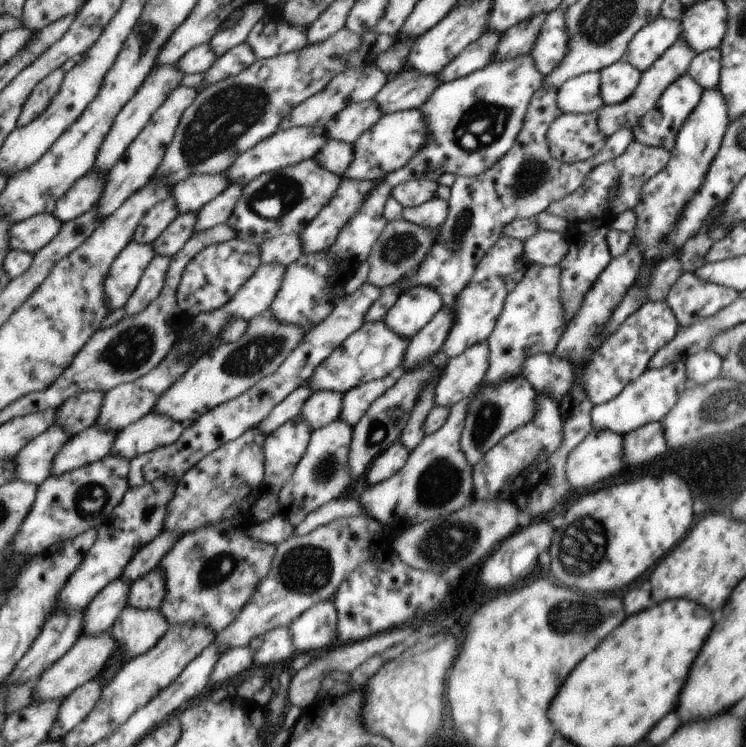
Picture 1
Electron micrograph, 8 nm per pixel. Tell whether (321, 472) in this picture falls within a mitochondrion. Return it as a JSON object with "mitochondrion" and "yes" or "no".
{"mitochondrion":"yes"}

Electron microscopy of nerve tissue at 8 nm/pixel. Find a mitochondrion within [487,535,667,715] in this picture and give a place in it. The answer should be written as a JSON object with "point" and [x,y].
{"point":[570,618]}

